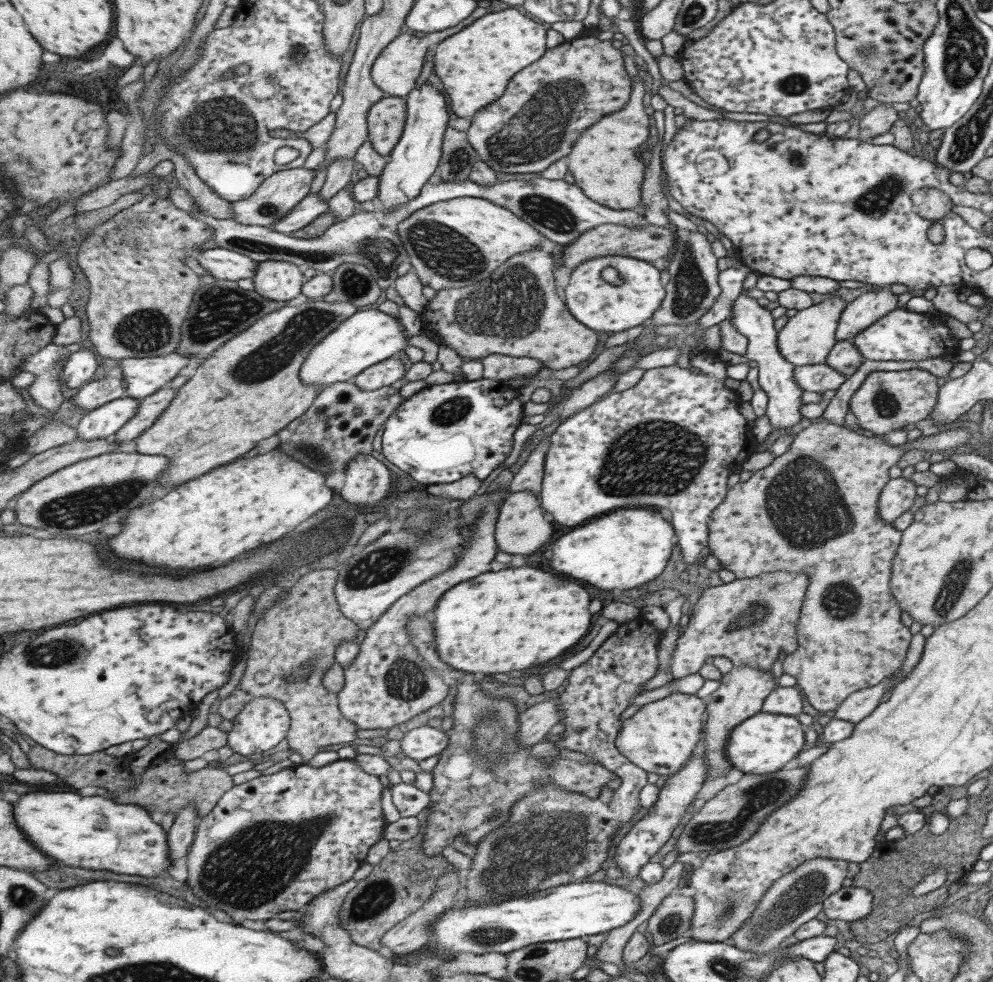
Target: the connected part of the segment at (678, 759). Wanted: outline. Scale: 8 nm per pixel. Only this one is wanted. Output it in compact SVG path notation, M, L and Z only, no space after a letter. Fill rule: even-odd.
M671 693L665 698L640 705L633 716L621 722L621 729L614 738L614 747L619 754L646 773L673 775L684 767L697 748L704 717L702 698L694 694Z

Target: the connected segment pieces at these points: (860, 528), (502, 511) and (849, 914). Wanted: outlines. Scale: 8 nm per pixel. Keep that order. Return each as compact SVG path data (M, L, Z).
M817 417L812 420L812 423L806 425L793 435L791 444L786 448L786 451L779 456L776 456L765 468L754 471L745 482L738 482L727 489L724 499L717 505L713 512L708 516L708 533L706 546L721 563L722 568L733 572L736 579L753 578L761 573L771 573L777 570L788 572L796 572L802 570L806 574L809 586L806 588L801 609L799 609L799 619L797 619L797 634L798 648L793 653L786 655L782 664L782 672L789 674L795 678L795 686L799 689L800 694L805 696L805 700L809 702L809 706L819 712L819 714L830 714L835 710L848 694L852 692L876 685L878 682L887 679L891 674L894 674L902 664L908 650L910 638L909 628L905 628L901 623L901 610L897 607L897 601L891 595L889 588L890 566L894 555L894 550L897 548L900 541L900 532L889 523L882 521L878 517L878 498L881 489L890 479L887 475L887 470L899 460L899 456L903 454L906 448L922 448L925 451L943 450L951 447L957 447L962 442L967 442L971 434L967 429L949 429L929 437L921 437L913 442L906 441L905 447L891 447L884 443L877 435L862 435L858 430L852 430L848 427L842 427L827 422L823 417Z
M517 491L509 492L503 499L494 524L494 539L499 550L509 554L531 554L549 540L549 536L553 534L551 526L555 525L543 519L544 512L538 497L539 495L535 496L531 491Z
M840 887L823 900L822 911L827 918L855 922L869 914L872 895L861 887Z

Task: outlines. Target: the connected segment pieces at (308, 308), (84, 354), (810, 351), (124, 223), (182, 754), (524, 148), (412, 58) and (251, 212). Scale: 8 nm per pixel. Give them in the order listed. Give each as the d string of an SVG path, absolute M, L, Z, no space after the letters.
M301 300L287 304L256 320L245 332L226 342L199 365L195 374L179 388L179 393L171 406L164 410L154 425L148 428L131 446L130 451L141 454L165 455L170 458L170 467L160 476L165 487L178 486L199 476L203 476L228 462L233 462L243 454L288 422L300 417L316 398L319 386L303 385L299 378L302 362L310 350L332 330L349 318L357 307L350 302L325 302L321 300Z
M77 348L70 356L64 370L64 383L71 391L77 391L89 384L97 372L97 356L93 349Z
M830 295L827 299L798 310L789 317L785 325L776 334L776 345L782 357L794 366L823 363L827 353L836 343L834 334L845 305L845 301L840 297Z
M148 194L141 202L134 204L131 208L126 208L123 212L116 214L111 220L108 220L94 230L93 234L91 234L79 247L76 262L84 271L90 284L90 296L86 307L86 316L90 327L88 337L93 343L94 350L97 354L107 359L123 360L167 356L168 354L176 352L181 344L182 326L184 325L186 318L188 318L190 308L192 308L192 305L194 304L196 293L200 290L203 283L201 281L201 276L193 272L193 270L185 264L185 260L187 260L187 256L194 259L199 258L201 252L204 252L201 251L201 246L207 244L209 241L213 241L213 236L215 236L215 229L209 223L203 222L189 211L181 209L169 198L169 196L163 199L161 196L152 194Z
M205 726L195 737L177 743L173 753L181 760L195 760L203 758L209 750L219 750L227 745L228 732Z
M597 27L584 29L574 39L563 41L546 51L533 64L519 70L503 92L503 98L481 108L473 115L466 135L467 143L476 150L478 157L495 173L541 173L555 160L569 154L571 144L601 117L617 112L629 101L630 78L623 69L623 55L610 41L597 39Z
M410 31L397 35L371 65L373 84L384 96L406 96L415 86L429 44L429 33L425 38L415 37Z
M302 167L271 174L269 178L265 178L265 181L261 182L252 197L230 204L234 210L234 220L249 226L272 226L308 195L309 184L311 184L314 175L314 170L305 170Z

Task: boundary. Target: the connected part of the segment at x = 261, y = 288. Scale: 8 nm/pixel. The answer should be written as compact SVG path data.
M261 261L252 279L254 291L274 301L293 300L303 288L299 268L285 261Z

